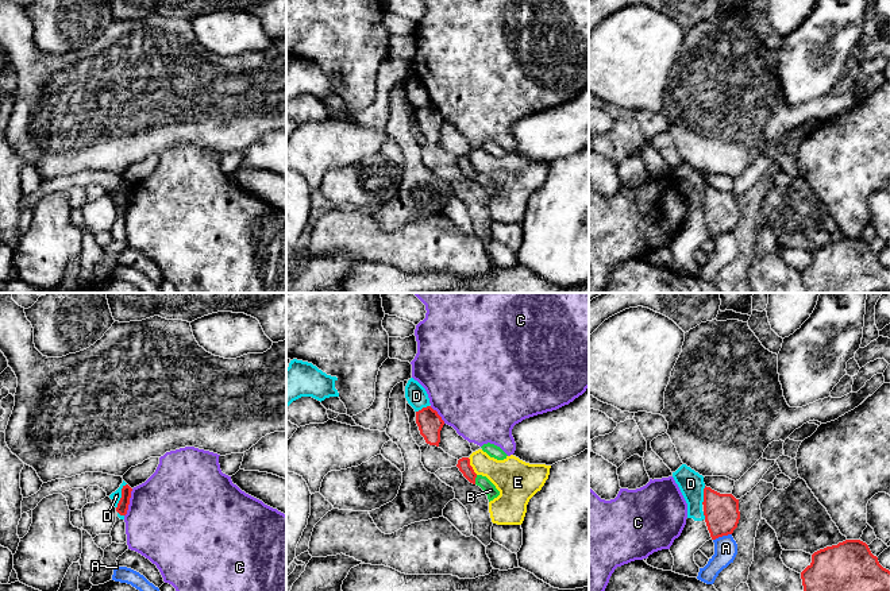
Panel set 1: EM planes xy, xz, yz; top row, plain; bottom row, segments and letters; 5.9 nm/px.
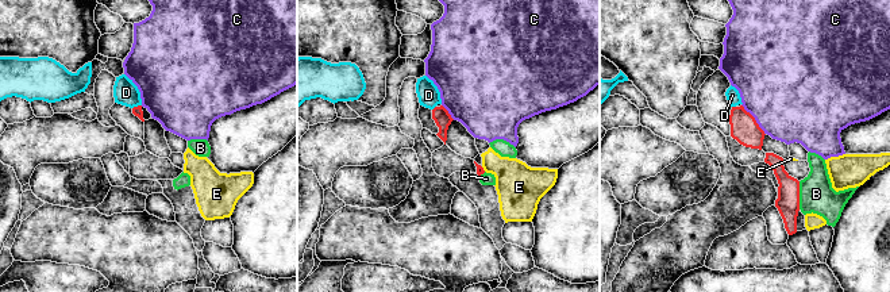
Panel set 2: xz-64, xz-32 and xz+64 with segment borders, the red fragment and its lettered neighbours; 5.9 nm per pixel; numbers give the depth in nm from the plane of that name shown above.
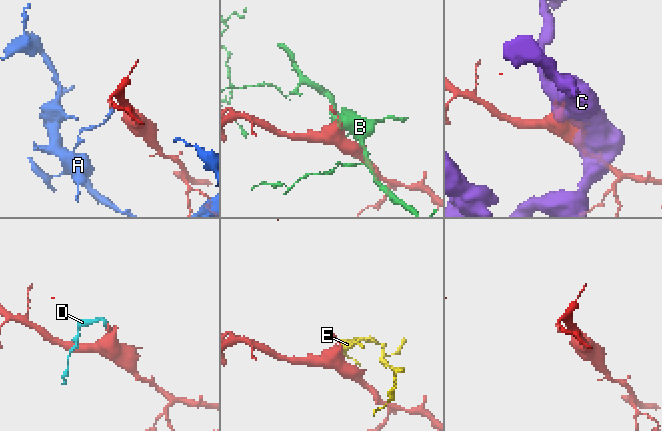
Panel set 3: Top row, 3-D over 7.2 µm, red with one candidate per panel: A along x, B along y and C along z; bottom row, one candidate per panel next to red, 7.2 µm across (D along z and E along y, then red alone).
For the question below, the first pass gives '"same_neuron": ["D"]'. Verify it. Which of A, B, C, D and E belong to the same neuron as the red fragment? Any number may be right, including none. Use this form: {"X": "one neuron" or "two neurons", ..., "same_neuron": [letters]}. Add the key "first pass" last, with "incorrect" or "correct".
{"A": "two neurons", "B": "two neurons", "C": "two neurons", "D": "one neuron", "E": "two neurons", "same_neuron": ["D"], "first pass": "correct"}

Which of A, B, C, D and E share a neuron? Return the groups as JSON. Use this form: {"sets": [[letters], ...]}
{"sets": [["A"], ["B"], ["C"], ["D"], ["E"]]}

